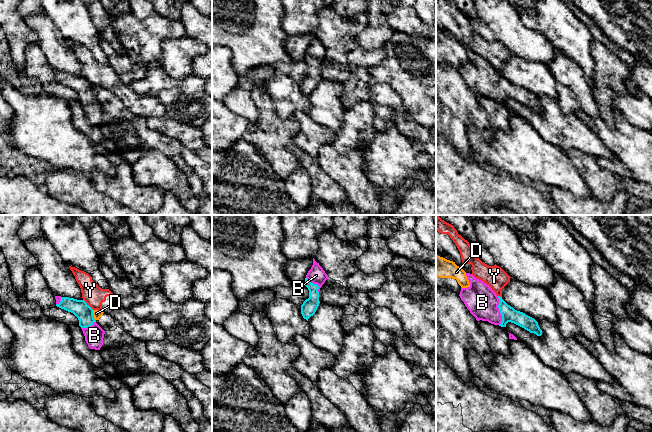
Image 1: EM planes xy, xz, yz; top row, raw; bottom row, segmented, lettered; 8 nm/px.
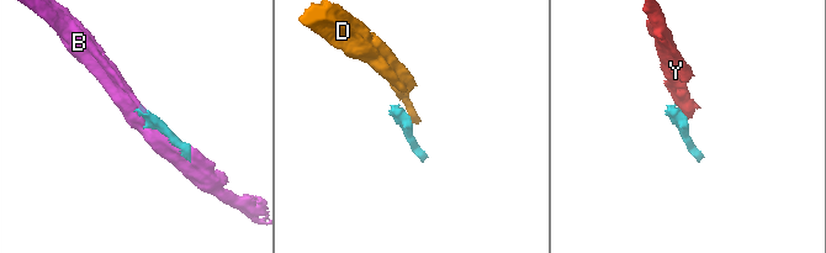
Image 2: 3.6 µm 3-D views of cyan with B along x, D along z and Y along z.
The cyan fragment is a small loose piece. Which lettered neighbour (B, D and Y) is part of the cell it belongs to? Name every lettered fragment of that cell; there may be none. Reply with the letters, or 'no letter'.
B

